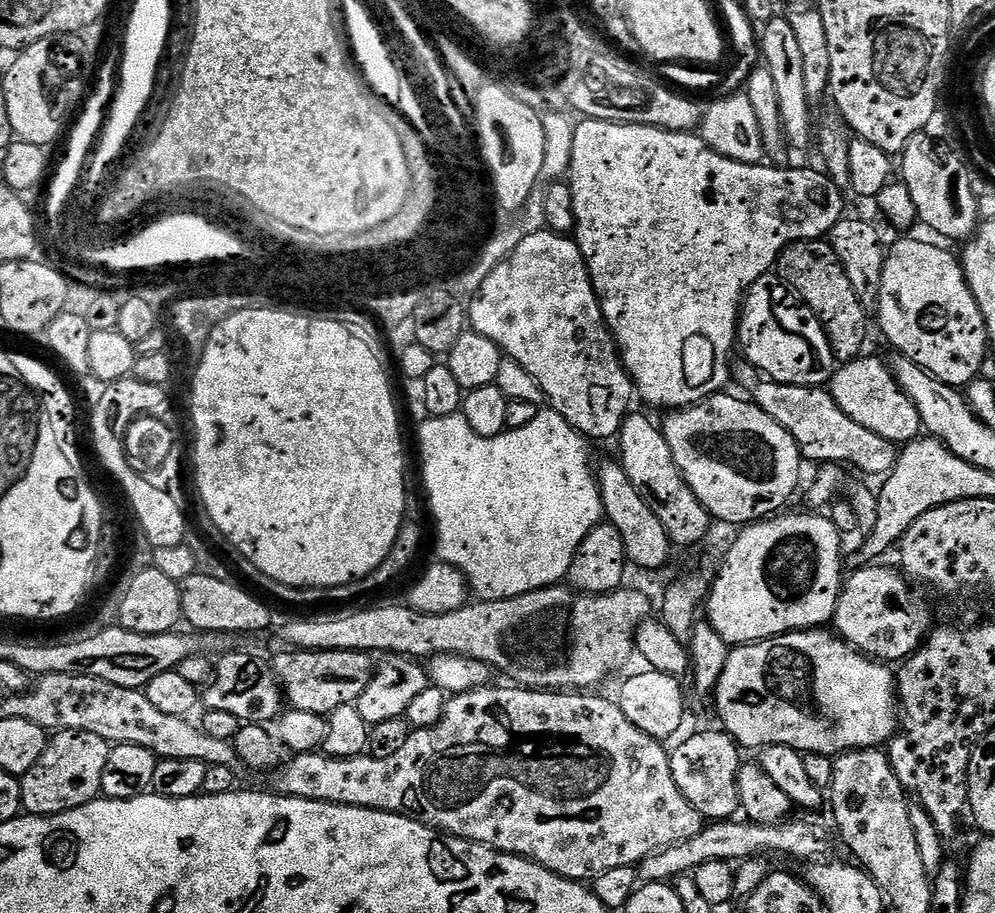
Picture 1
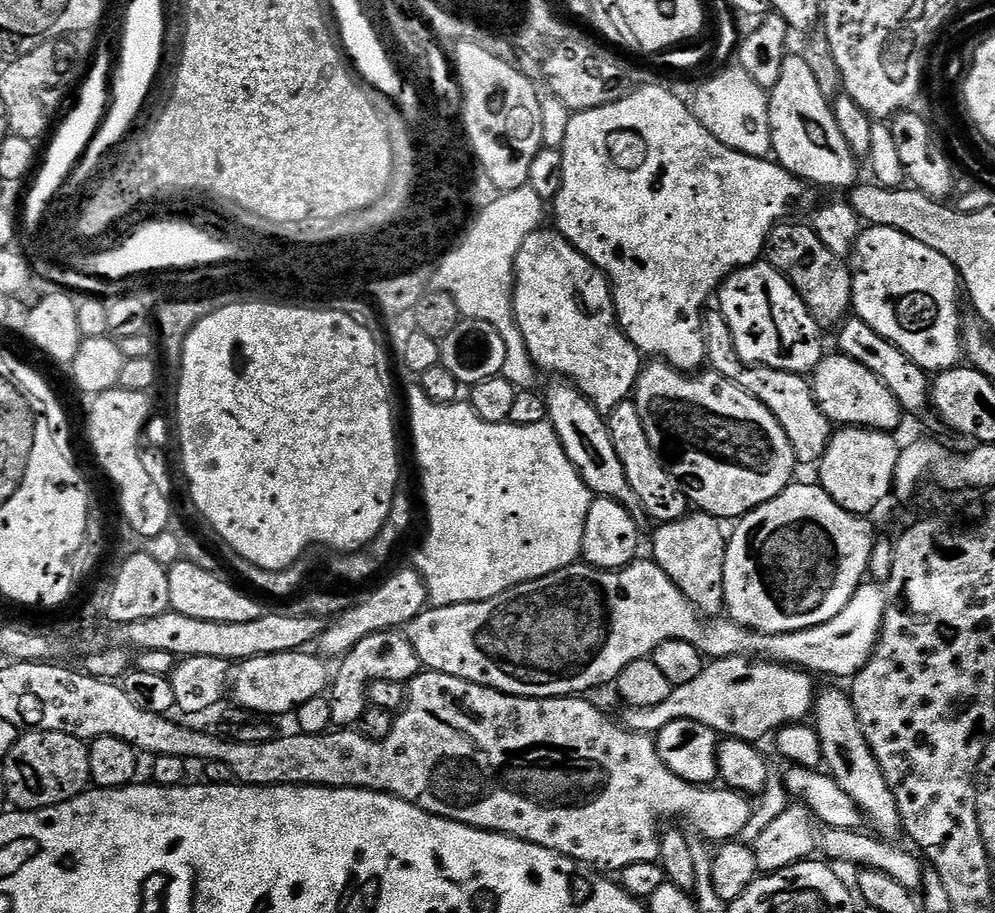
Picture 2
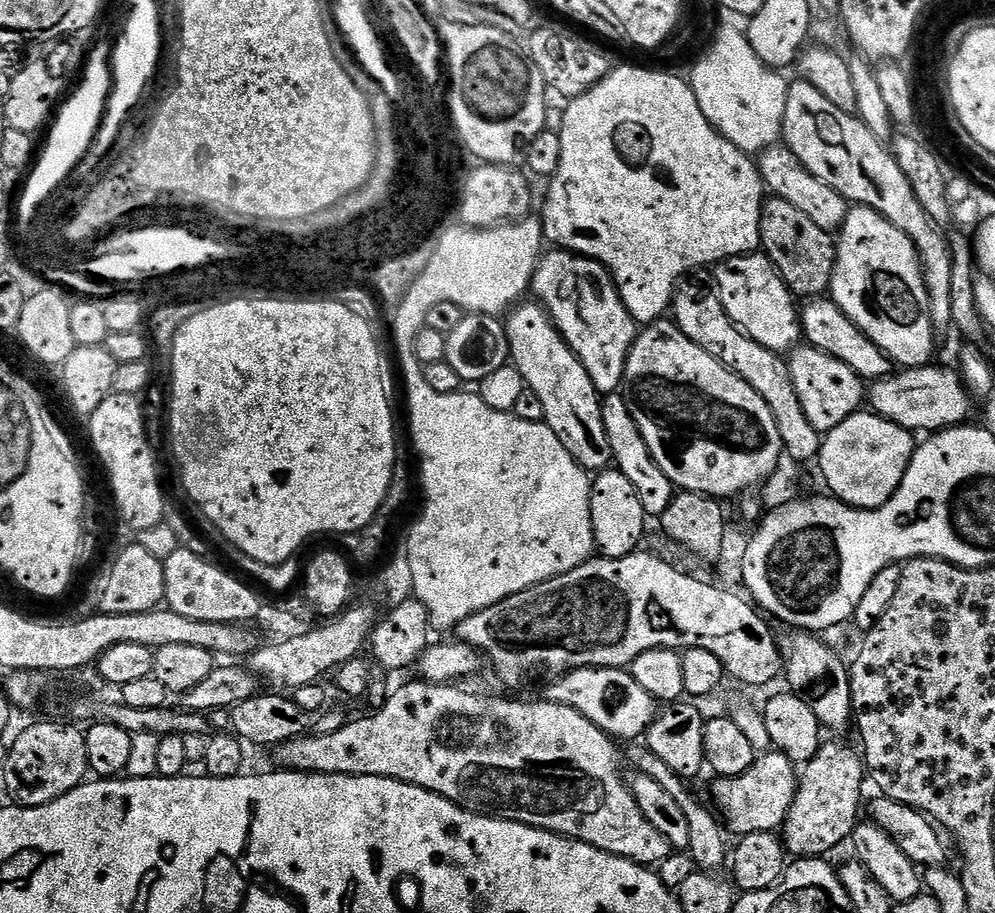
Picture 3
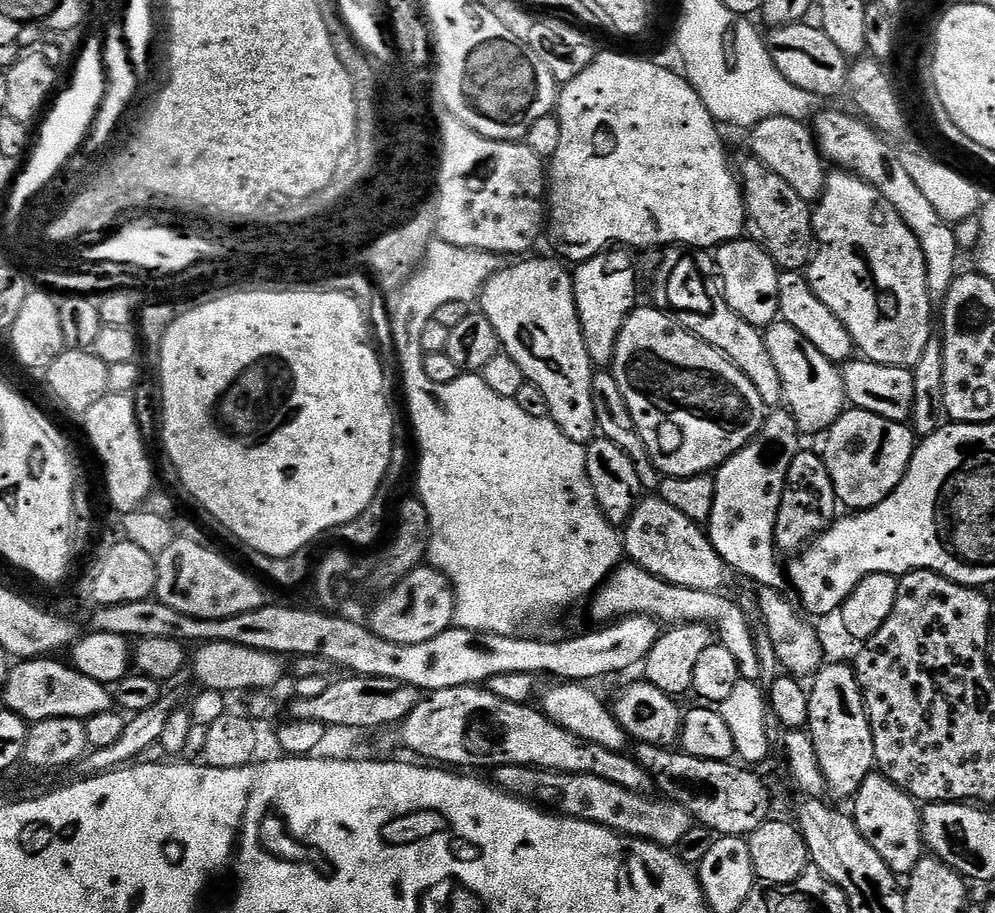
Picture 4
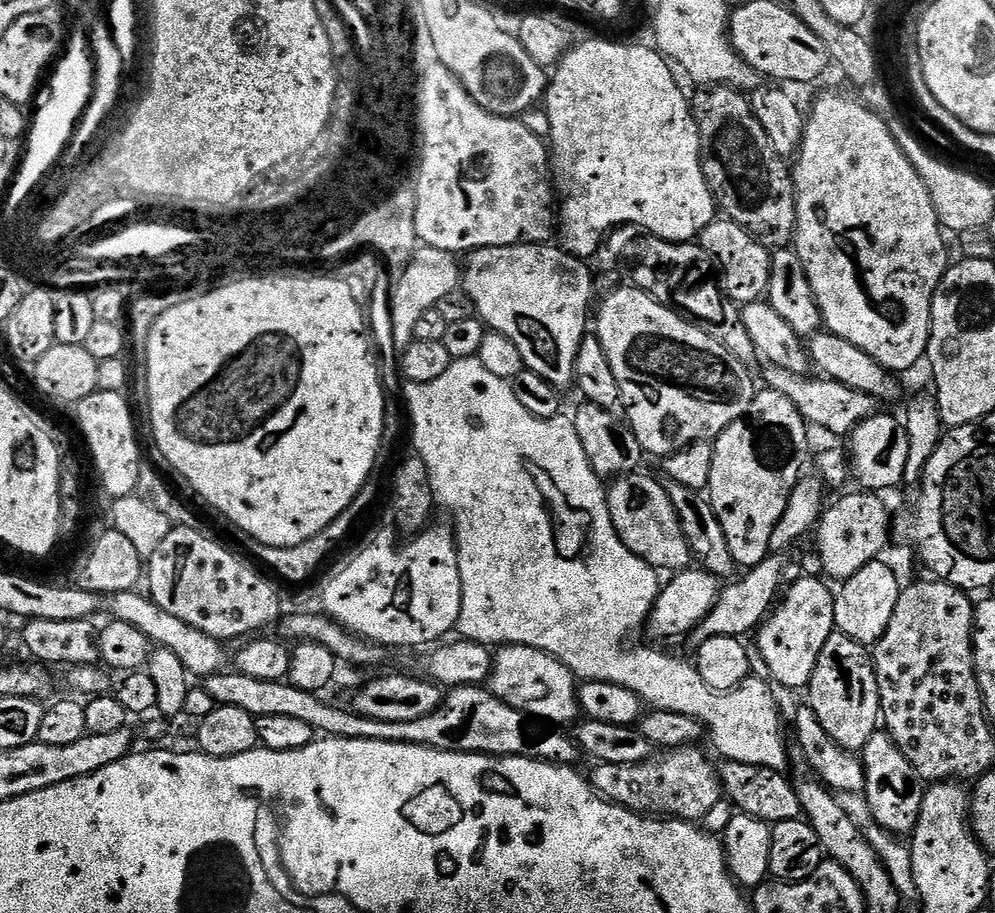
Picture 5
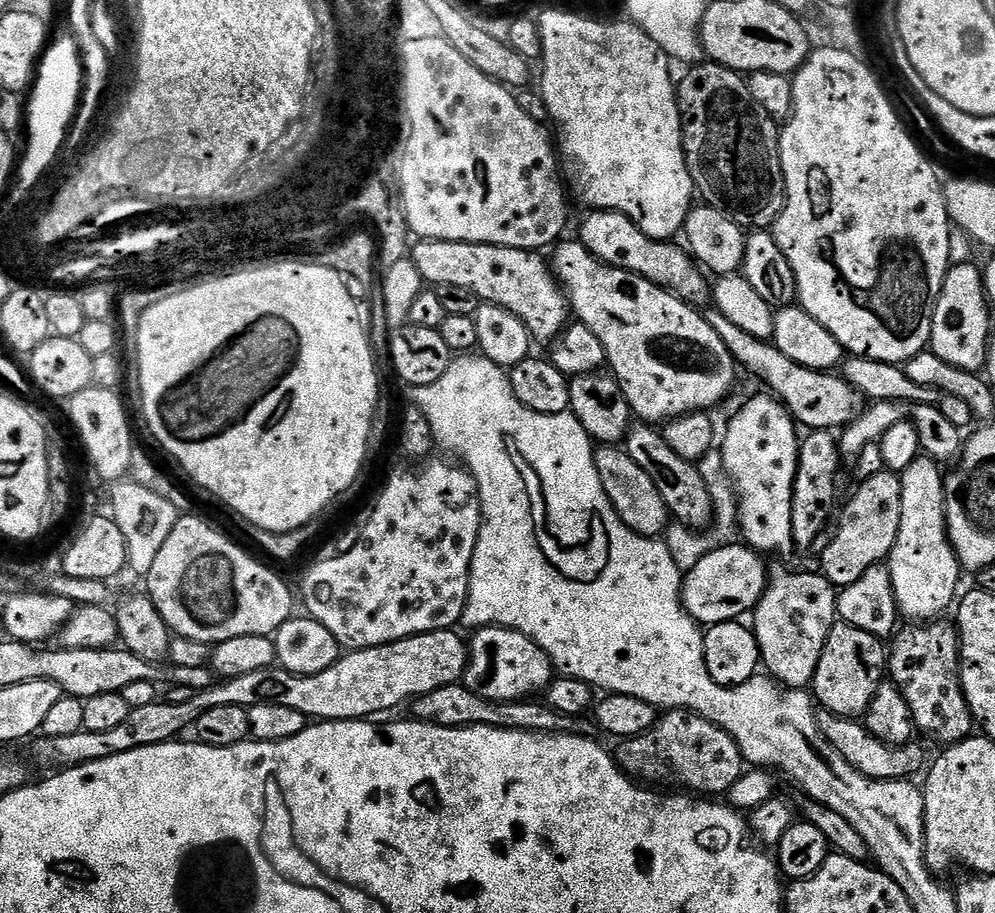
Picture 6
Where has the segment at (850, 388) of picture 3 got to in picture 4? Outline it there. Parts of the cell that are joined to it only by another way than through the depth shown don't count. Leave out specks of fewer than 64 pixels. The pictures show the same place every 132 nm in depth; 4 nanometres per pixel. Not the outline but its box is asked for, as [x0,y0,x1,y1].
[763,322,846,433]

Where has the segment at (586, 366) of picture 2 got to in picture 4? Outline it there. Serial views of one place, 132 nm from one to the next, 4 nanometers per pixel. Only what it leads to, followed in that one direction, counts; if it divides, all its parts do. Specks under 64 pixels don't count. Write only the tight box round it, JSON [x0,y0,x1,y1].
[572,250,637,365]

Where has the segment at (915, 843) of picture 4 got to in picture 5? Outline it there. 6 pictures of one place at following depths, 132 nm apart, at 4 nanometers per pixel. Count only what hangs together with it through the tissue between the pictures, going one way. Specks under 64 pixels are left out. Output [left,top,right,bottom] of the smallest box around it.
[862,730,926,838]

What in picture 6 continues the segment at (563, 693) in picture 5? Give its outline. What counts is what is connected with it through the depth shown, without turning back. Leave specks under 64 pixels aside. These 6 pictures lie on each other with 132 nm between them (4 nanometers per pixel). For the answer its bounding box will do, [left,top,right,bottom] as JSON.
[463,628,554,703]

